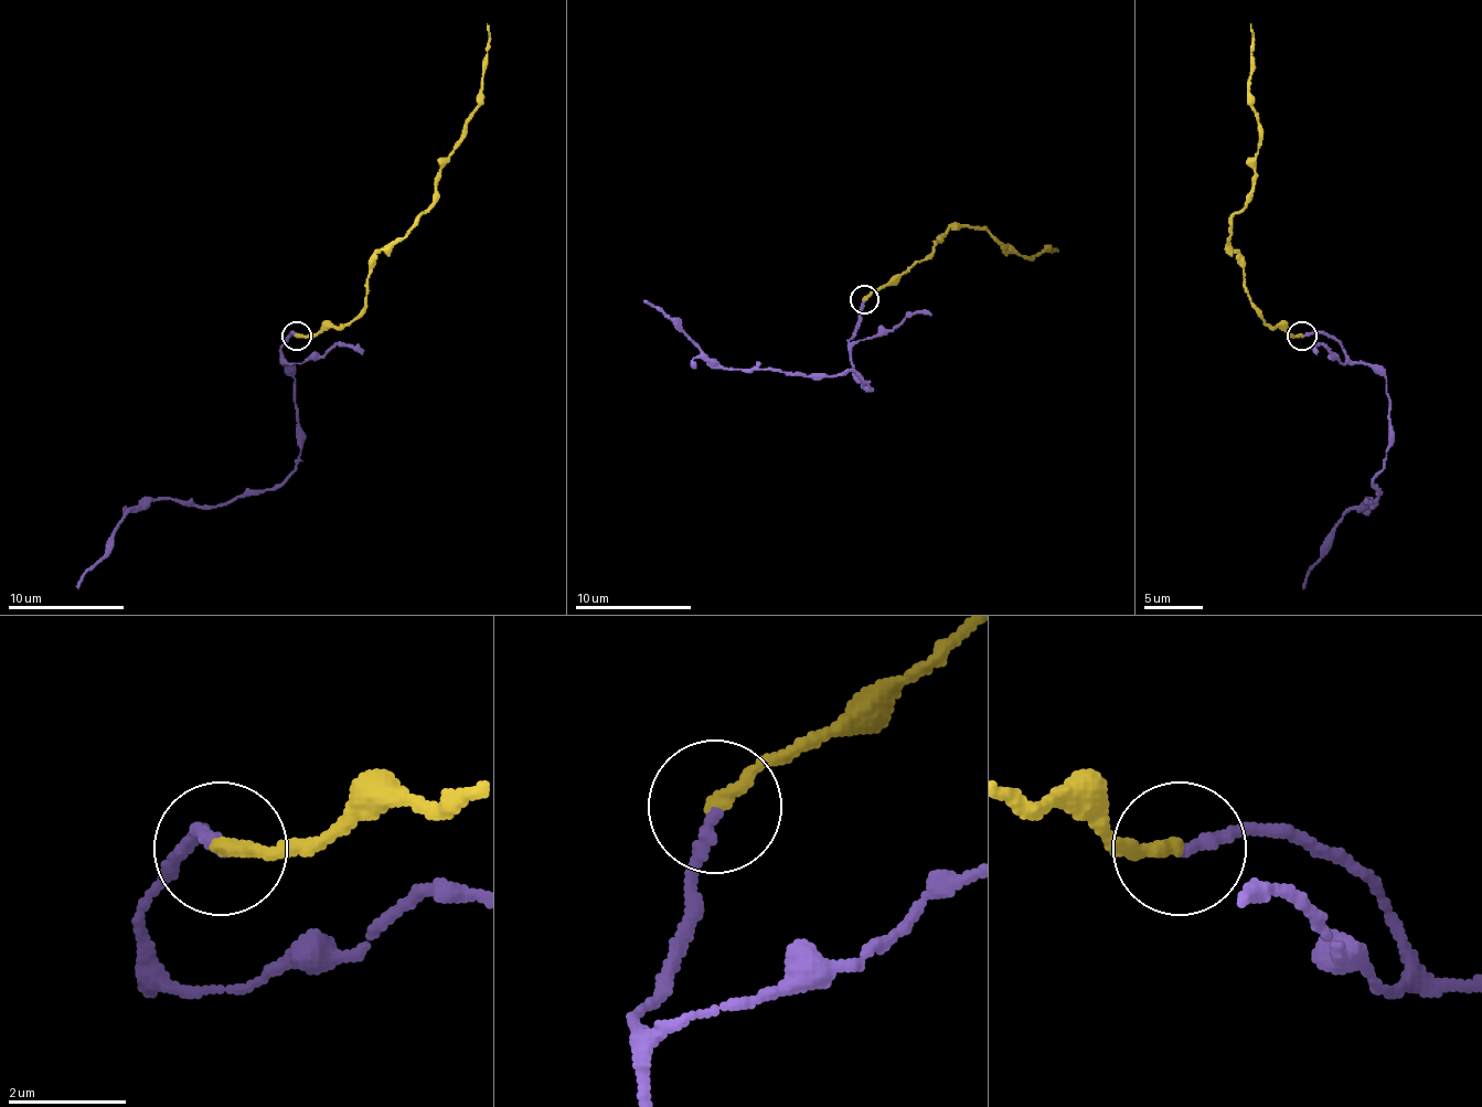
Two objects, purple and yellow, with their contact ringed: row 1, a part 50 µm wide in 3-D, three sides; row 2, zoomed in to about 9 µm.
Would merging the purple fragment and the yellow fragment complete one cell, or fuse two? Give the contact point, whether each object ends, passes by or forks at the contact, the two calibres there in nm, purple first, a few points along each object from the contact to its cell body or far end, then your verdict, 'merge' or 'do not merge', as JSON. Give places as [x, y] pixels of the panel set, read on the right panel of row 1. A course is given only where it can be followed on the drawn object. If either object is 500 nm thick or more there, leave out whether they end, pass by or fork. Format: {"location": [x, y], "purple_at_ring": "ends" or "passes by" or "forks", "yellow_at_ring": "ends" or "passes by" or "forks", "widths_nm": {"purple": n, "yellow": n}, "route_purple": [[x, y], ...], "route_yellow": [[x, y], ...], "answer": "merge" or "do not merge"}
{"location": [1301, 336], "purple_at_ring": "ends", "yellow_at_ring": "ends", "widths_nm": {"purple": 200, "yellow": 240}, "route_purple": [[1302, 334], [1331, 334], [1387, 381], [1389, 446], [1372, 480], [1375, 507], [1366, 498], [1343, 515], [1302, 588]], "route_yellow": [[1302, 334], [1270, 326], [1253, 308], [1229, 236], [1233, 215], [1250, 201], [1258, 134], [1250, 105], [1250, 23]], "answer": "merge"}

